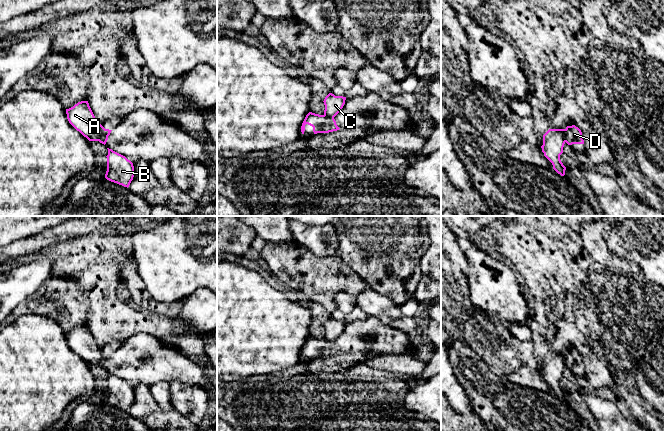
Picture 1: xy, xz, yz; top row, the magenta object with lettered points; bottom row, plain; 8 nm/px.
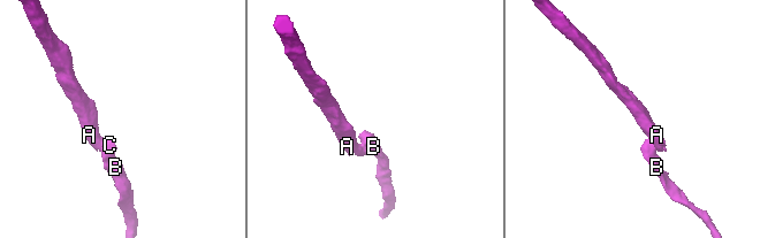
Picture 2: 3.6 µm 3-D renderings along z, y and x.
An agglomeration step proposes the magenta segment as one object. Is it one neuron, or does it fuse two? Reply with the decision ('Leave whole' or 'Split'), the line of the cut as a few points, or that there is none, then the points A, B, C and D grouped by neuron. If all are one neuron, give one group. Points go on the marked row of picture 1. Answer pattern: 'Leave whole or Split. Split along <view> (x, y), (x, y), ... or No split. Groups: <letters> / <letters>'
Split. Split along yz (565, 129), (566, 141). Groups: A D / B C

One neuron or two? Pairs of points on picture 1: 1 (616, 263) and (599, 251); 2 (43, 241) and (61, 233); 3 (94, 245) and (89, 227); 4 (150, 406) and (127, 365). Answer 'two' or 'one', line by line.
1: one
2: one
3: two
4: two

